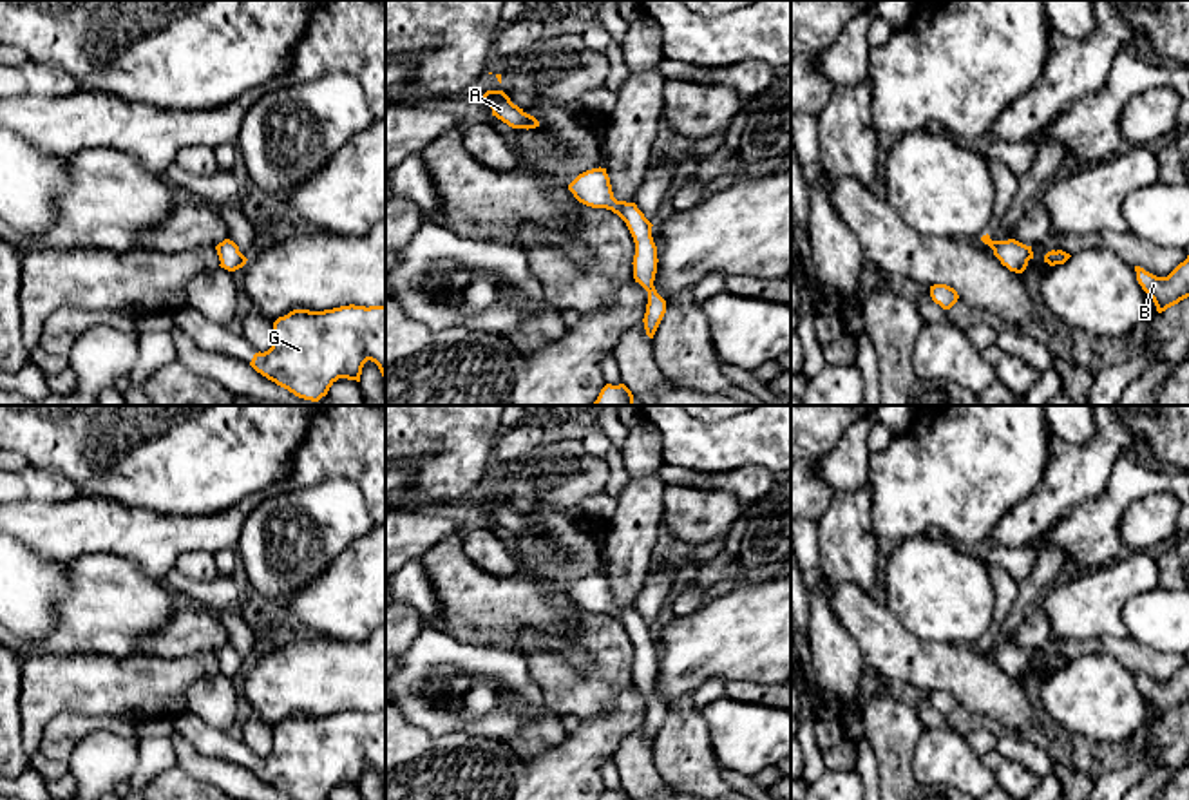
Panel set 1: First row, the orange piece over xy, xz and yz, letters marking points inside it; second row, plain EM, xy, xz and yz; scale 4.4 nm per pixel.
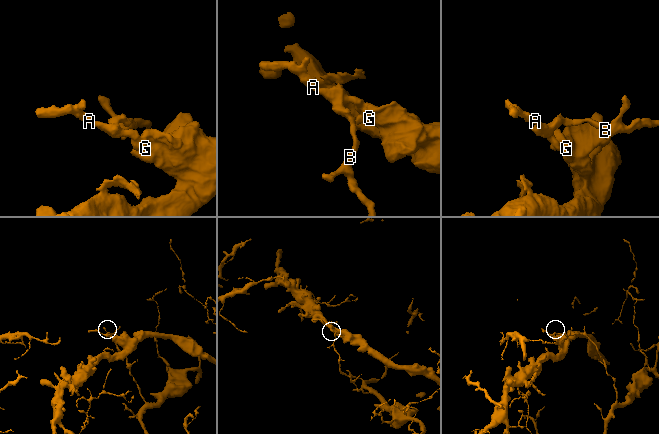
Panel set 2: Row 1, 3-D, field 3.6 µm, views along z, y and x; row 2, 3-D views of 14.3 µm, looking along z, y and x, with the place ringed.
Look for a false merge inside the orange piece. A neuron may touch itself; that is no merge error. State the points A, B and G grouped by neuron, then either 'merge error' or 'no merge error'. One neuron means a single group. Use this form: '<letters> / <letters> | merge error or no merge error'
A G / B | merge error

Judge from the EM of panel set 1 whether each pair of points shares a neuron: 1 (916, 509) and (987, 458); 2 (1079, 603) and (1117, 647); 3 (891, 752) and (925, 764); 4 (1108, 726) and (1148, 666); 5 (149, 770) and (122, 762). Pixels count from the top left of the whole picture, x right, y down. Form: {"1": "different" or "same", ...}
{"1": "same", "2": "different", "3": "different", "4": "different", "5": "different"}

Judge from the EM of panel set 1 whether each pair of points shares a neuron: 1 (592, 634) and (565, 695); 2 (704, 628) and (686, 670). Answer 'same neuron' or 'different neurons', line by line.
1: same neuron
2: same neuron

